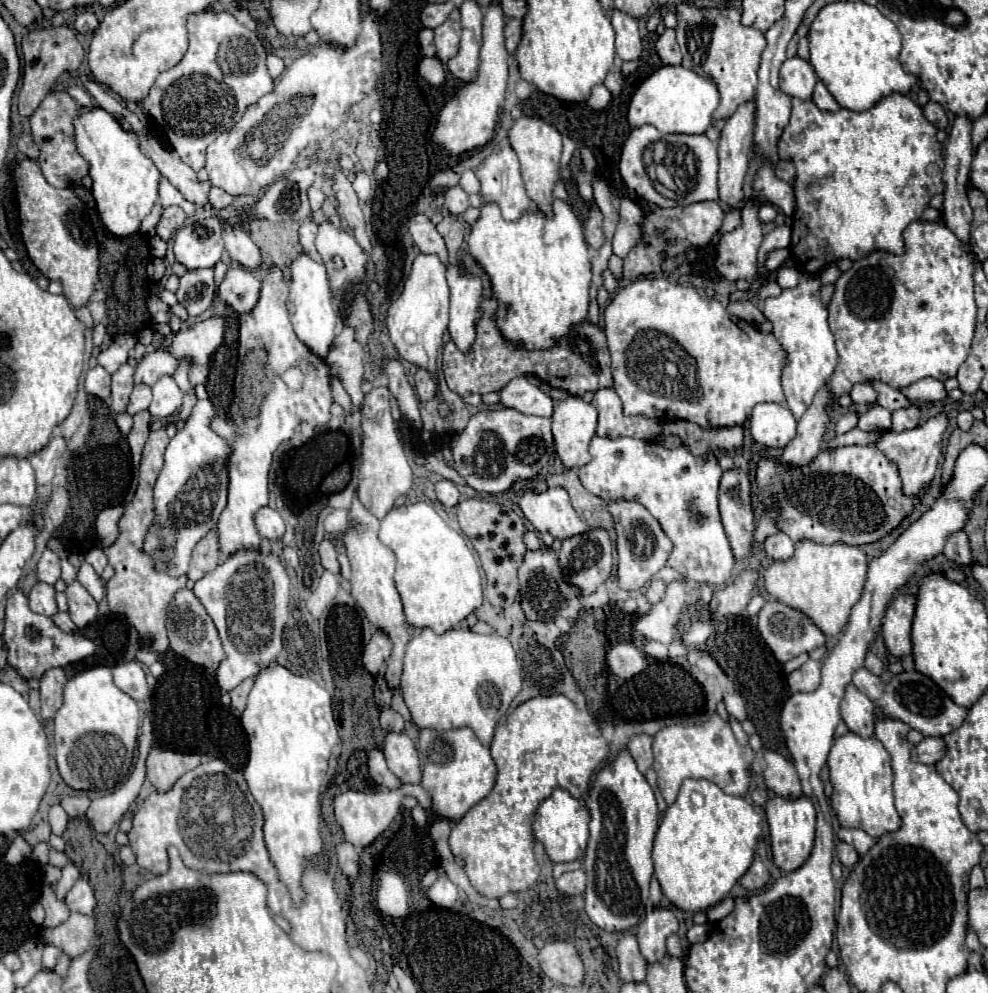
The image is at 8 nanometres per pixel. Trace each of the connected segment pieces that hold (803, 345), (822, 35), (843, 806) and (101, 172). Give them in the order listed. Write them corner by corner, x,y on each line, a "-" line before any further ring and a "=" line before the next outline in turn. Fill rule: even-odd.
802,274
796,288
782,290
778,298
768,298
764,304
764,316
774,324
774,336
788,352
788,364
782,372
782,388
786,394
786,404
796,420
800,420
808,410
816,392
828,384
838,364
834,336
828,326
828,310
820,302
820,288
822,284
818,276
=
834,2
824,6
810,26
808,62
842,108
862,112
888,94
908,94
918,82
898,62
900,40
898,28
876,6
866,2
=
852,732
840,736
828,756
830,782
834,792
830,804
836,812
840,826
856,826
874,838
896,832
902,826
902,820
894,806
892,796
892,766
890,754
876,738
860,738
=
82,106
80,112
74,116
72,124
76,136
76,150
88,162
92,196
96,200
102,224
108,228
108,232
116,236
130,236
138,232
140,222
150,214
152,206
158,200
158,168
140,150
140,140
136,138
136,134
124,130
120,120
104,108

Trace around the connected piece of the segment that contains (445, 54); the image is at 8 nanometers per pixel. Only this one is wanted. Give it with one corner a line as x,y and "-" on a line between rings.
454,10
450,18
434,30
434,46
436,46
436,60
442,62
444,72
448,72
446,62
456,56
460,48
460,12

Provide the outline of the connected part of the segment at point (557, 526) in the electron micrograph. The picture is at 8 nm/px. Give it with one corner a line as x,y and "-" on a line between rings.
548,488
542,494
526,490
520,496
524,516
540,532
550,532
558,540
566,540
588,532
588,524
574,512
564,488

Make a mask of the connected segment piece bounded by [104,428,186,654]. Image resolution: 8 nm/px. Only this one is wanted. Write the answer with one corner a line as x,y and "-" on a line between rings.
158,428
150,432
142,462
138,470
138,486
134,494
134,500
130,506
126,506
124,518
120,520
120,536
118,540
108,546
104,552
108,556
108,564
114,568
114,576
106,582
106,600
114,614
126,616
126,620
136,628
140,638
152,640
154,652
164,652
168,648
168,636
166,636
166,604
174,598
176,590
186,586
186,578
172,578
164,572
156,572
152,568
152,560
142,552
142,540
148,532
148,526
154,524
154,502
152,502
152,488
154,482
162,470
164,464
164,450
168,444
166,428

